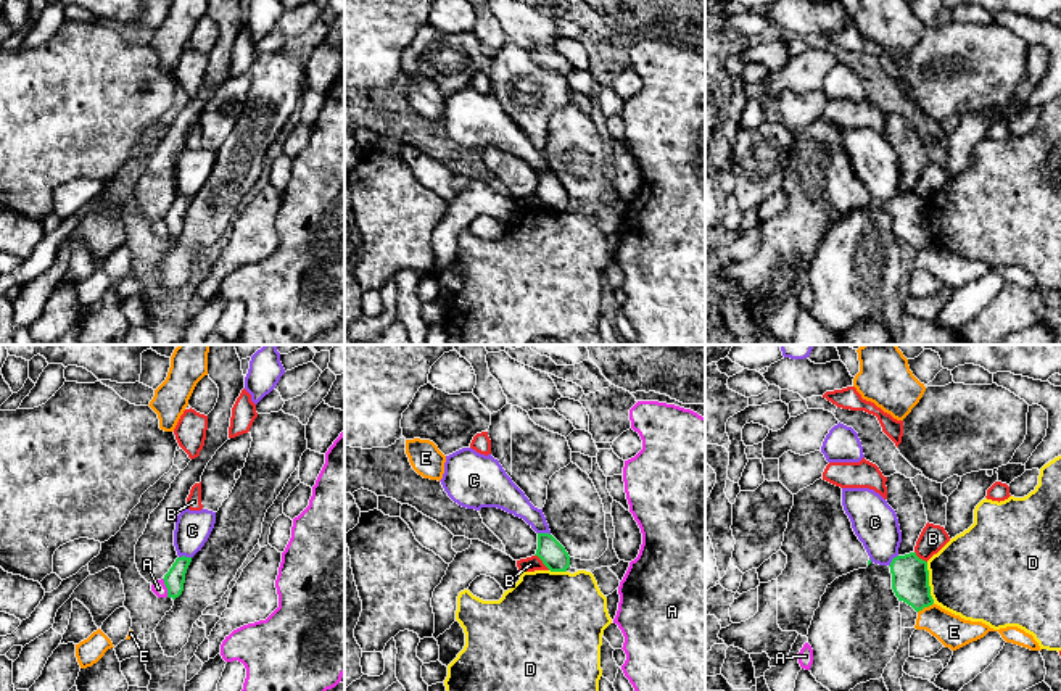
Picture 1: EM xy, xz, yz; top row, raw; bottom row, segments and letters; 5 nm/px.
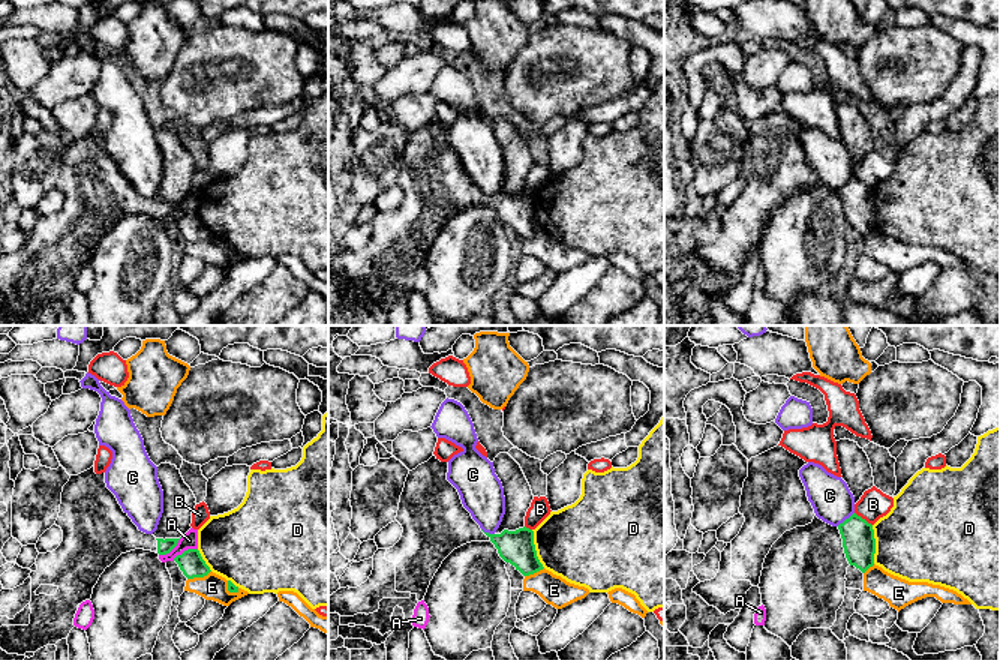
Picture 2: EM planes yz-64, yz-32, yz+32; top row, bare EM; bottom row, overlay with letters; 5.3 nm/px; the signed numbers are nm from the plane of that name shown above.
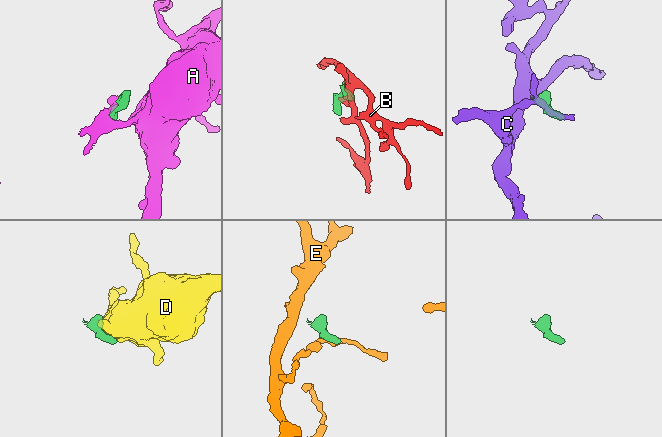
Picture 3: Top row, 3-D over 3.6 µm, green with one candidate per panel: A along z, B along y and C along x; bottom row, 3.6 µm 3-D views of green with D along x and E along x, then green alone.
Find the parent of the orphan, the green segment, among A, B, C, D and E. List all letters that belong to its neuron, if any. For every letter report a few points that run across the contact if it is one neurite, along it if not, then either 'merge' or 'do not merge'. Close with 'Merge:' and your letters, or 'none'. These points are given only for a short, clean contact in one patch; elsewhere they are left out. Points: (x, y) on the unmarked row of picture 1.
A: line xy (161, 218), (168, 235); do not merge
B: line xz (535, 194), (549, 208); do not merge
C: line xy (190, 195), (179, 197); do not merge
D: do not merge
E: line yz (933, 242), (918, 252); do not merge
Merge: none

